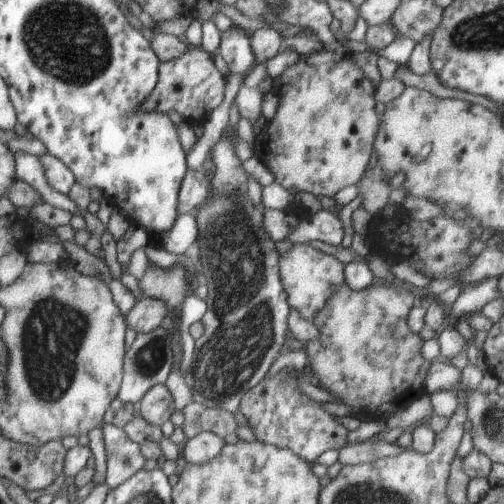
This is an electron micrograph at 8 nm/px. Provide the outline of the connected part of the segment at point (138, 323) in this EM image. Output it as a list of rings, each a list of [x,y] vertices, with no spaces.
[[[143,296],[125,317],[128,318],[128,326],[132,330],[147,333],[162,326],[167,314],[167,306],[162,299]]]

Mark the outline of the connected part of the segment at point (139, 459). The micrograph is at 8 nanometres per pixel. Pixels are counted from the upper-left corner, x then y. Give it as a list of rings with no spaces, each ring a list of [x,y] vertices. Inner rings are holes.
[[[104,423],[102,434],[107,458],[104,483],[112,489],[132,478],[142,469],[146,459],[140,450],[140,445],[132,442],[123,428]]]

